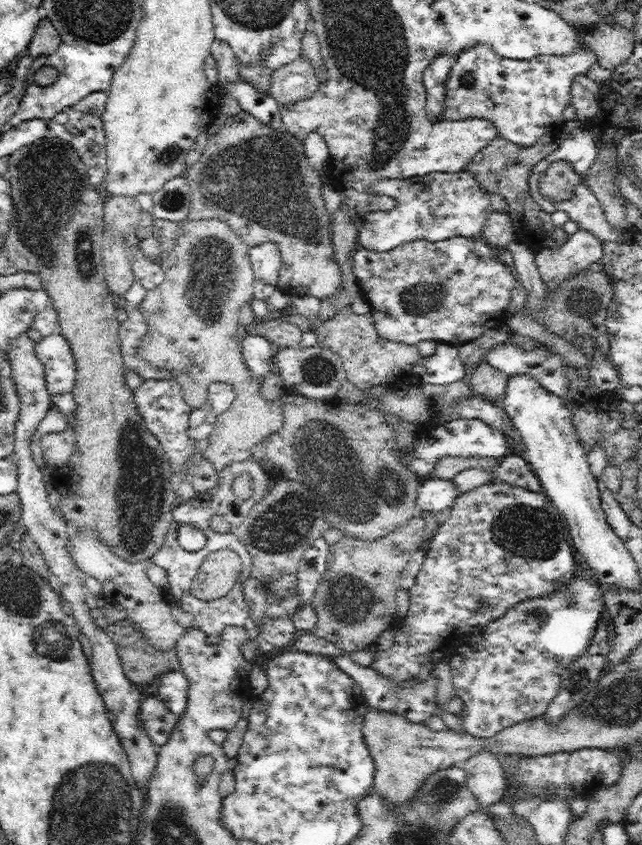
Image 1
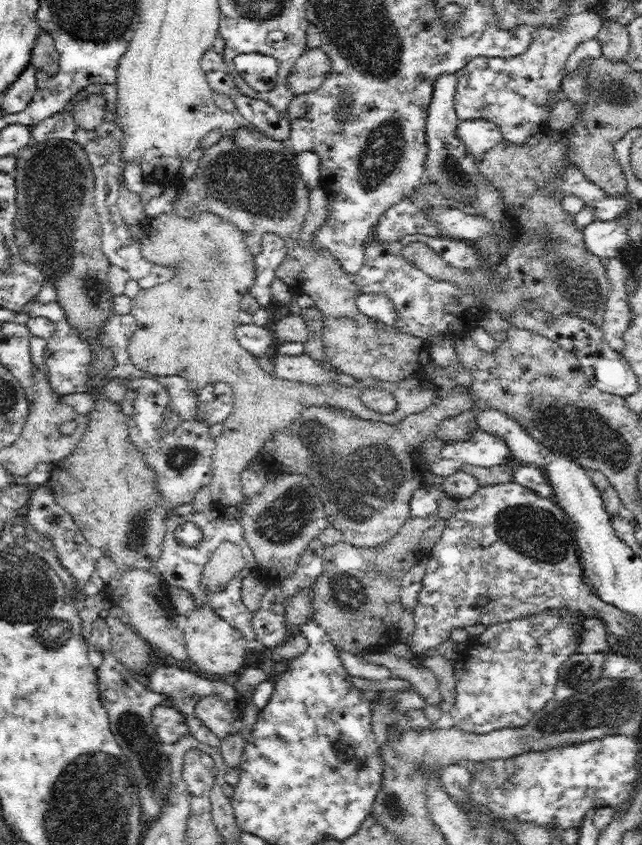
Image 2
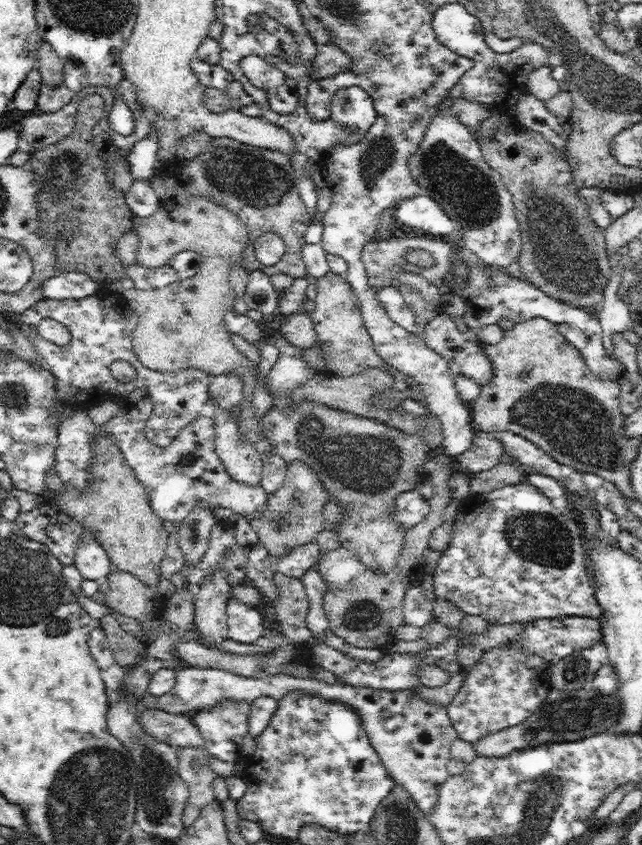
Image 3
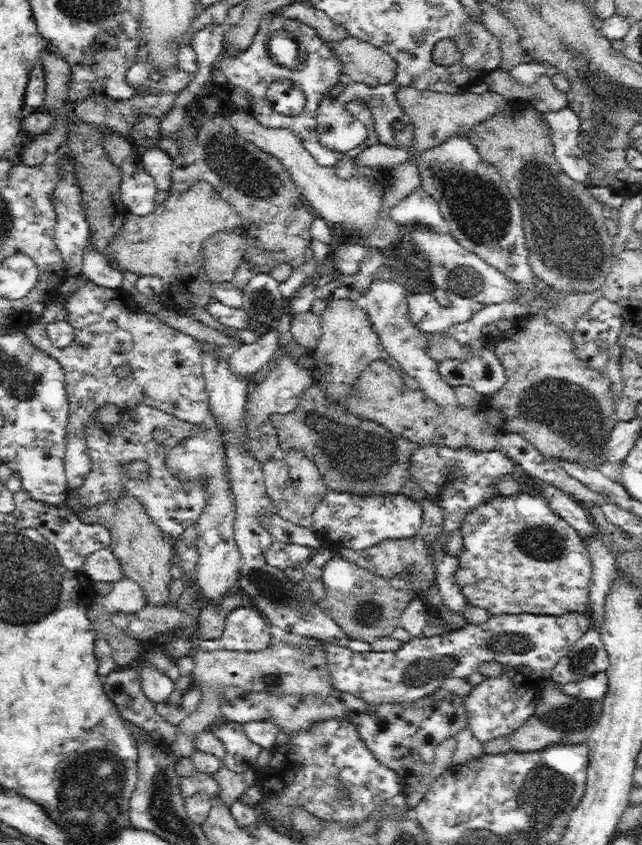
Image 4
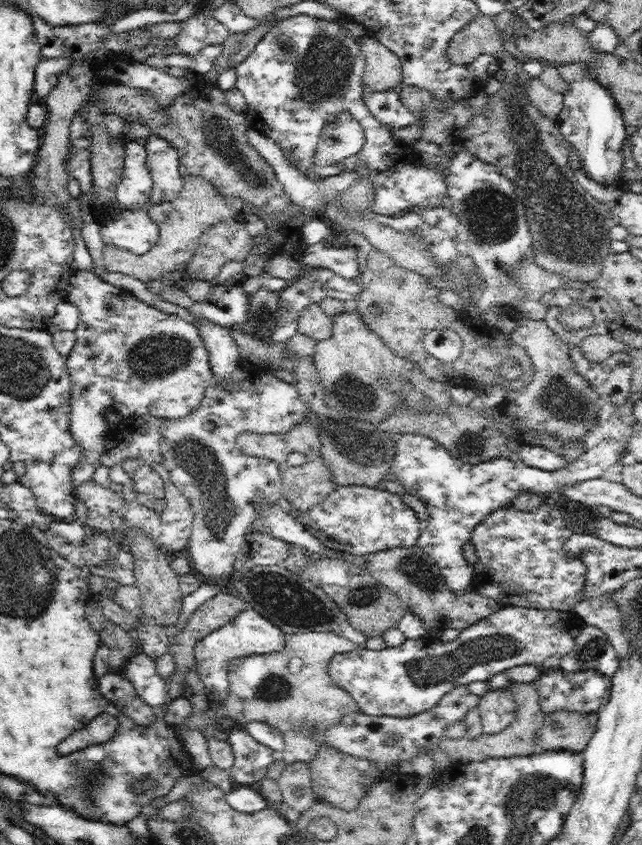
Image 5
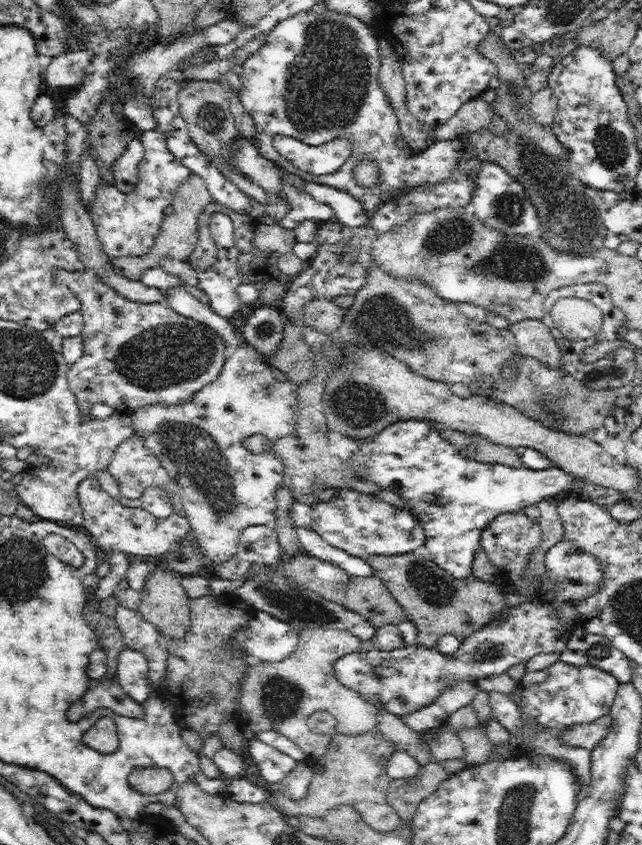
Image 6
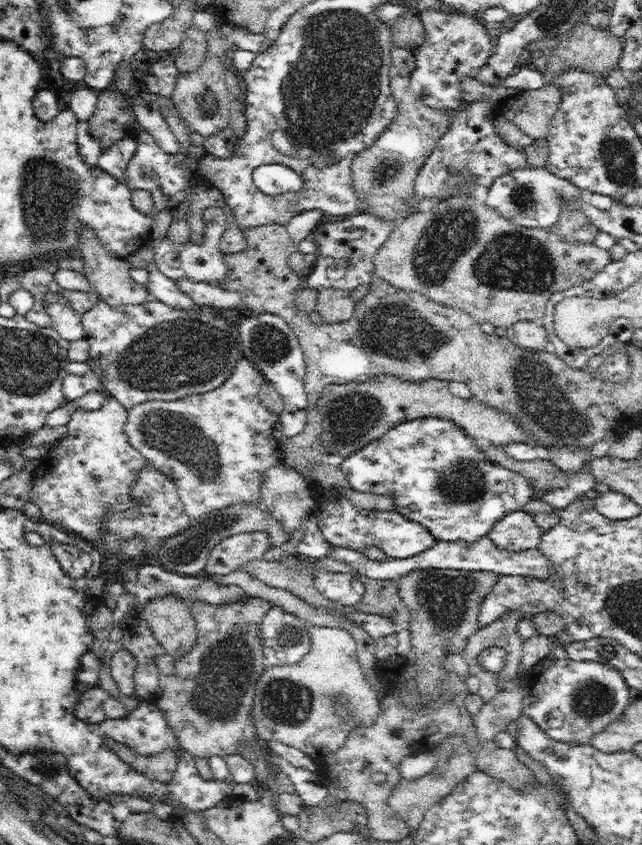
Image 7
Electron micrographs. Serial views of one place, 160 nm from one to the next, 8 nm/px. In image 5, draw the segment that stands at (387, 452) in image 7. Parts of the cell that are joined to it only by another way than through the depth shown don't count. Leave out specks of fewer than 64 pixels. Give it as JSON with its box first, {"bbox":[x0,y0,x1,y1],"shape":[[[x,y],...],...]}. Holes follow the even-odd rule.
{"bbox":[390,433,625,595],"shape":[[[408,433],[391,437],[396,454],[390,478],[400,481],[404,491],[418,497],[429,512],[428,526],[421,530],[417,545],[438,565],[446,584],[456,595],[472,587],[472,565],[466,560],[462,548],[470,541],[470,534],[476,524],[480,524],[494,510],[511,506],[512,500],[520,494],[550,495],[562,492],[564,486],[601,478],[607,468],[616,462],[620,463],[625,451],[625,446],[604,439],[595,447],[586,449],[582,456],[568,463],[567,467],[543,471],[517,457],[498,456],[479,465],[466,464],[452,456],[436,439]]]}

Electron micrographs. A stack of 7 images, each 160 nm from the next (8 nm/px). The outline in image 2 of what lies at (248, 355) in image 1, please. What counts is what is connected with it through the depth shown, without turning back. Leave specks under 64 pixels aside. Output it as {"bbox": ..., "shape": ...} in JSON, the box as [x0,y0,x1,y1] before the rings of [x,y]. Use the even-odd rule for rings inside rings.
{"bbox":[235,323,276,358],"shape":[[[239,323],[235,332],[240,345],[254,357],[262,358],[262,356],[271,356],[274,353],[276,343],[270,326]]]}

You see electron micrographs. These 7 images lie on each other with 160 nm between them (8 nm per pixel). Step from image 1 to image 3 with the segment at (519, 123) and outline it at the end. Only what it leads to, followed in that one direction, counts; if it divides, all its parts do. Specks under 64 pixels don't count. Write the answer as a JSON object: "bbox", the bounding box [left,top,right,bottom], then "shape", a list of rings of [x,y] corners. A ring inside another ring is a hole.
{"bbox":[432,4,550,112],"shape":[[[446,4],[434,14],[432,22],[438,42],[474,61],[472,68],[467,70],[450,90],[448,95],[452,99],[466,99],[470,102],[486,104],[490,110],[499,109],[500,106],[510,106],[513,112],[515,104],[529,92],[528,75],[535,71],[535,68],[548,65],[550,50],[533,40],[524,40],[524,43],[509,53],[494,52],[484,41],[480,19],[468,13],[462,4]]]}

